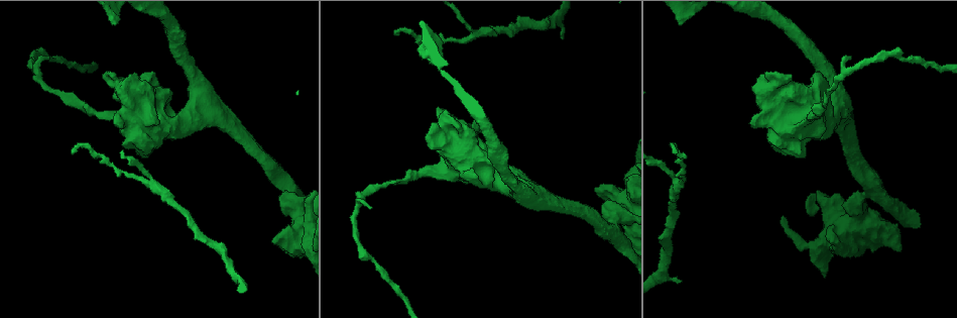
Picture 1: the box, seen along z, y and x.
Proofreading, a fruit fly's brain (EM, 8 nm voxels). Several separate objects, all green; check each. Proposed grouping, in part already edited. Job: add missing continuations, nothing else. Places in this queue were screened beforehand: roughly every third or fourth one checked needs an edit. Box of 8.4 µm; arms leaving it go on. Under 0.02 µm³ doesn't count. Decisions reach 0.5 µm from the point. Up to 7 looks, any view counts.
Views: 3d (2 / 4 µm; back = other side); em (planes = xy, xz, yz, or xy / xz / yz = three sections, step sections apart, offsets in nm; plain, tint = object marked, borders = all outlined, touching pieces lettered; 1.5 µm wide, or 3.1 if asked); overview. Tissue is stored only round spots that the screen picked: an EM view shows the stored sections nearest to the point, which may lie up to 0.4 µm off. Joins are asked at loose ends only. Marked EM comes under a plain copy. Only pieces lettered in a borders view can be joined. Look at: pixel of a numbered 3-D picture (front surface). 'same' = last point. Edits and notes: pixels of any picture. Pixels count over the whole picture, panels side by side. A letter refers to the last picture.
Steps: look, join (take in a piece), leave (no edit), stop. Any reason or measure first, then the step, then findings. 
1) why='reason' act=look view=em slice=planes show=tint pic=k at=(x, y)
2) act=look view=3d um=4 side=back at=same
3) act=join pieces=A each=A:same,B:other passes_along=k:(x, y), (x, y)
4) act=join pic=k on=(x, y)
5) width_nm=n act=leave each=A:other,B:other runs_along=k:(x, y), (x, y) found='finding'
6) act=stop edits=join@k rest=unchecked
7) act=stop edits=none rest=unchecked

why='free end' act=look view=em slice=planes show=tint pic=1 at=(396, 33)

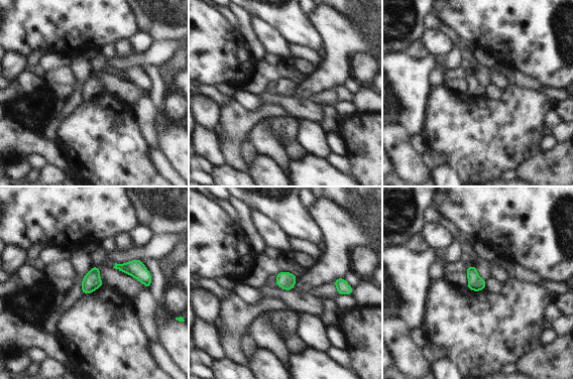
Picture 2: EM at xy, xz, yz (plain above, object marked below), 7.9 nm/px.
why='see the neighbours' act=look view=em slice=planes show=borders at=same

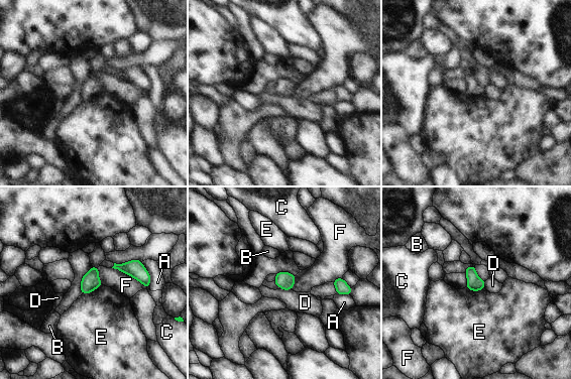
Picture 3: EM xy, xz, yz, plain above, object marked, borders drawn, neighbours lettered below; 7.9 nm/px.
act=leave each=A:other,B:other,C:other,D:other,E:other,F:other border=3:(112, 267), (137, 279), (145, 288) found='none of them fits'

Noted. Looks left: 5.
why='free end' act=look view=em slice=xz step=8 show=tint pic=1 at=(775, 145)

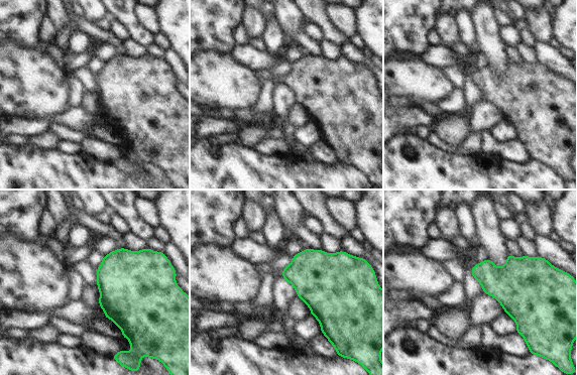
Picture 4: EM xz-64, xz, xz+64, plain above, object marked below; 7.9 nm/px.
why='cut it another way' act=look view=em slice=planes show=borders at=same

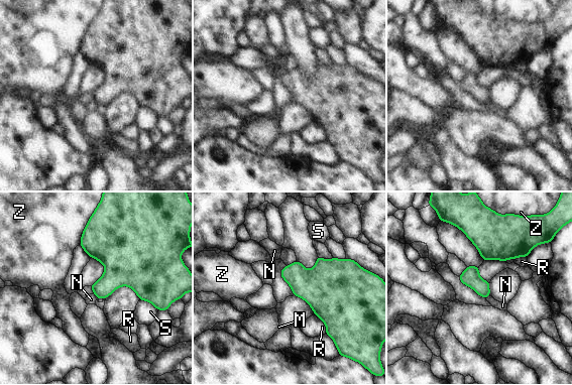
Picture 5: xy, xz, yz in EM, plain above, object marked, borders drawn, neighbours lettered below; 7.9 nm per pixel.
longest_contact=Z:220nm act=leave each=M:other,N:other,R:other,S:other,Z:other border=5:(93, 293), (97, 297) found='none of them fits'

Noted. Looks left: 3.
why='an open end' act=look view=em slice=planes show=borders pic=1 at=(369, 208)

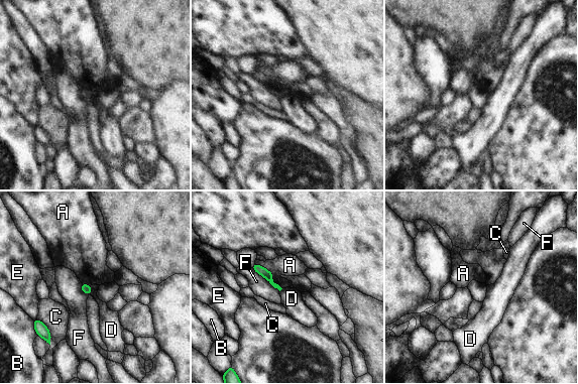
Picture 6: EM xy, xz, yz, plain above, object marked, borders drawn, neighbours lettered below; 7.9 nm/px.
act=leave each=A:other,B:other,C:other,D:other,E:other,F:other border=6:(251, 267), (279, 290) found='no lettered piece goes on from it'

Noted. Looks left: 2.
act=stop edits=none rest=unchecked

